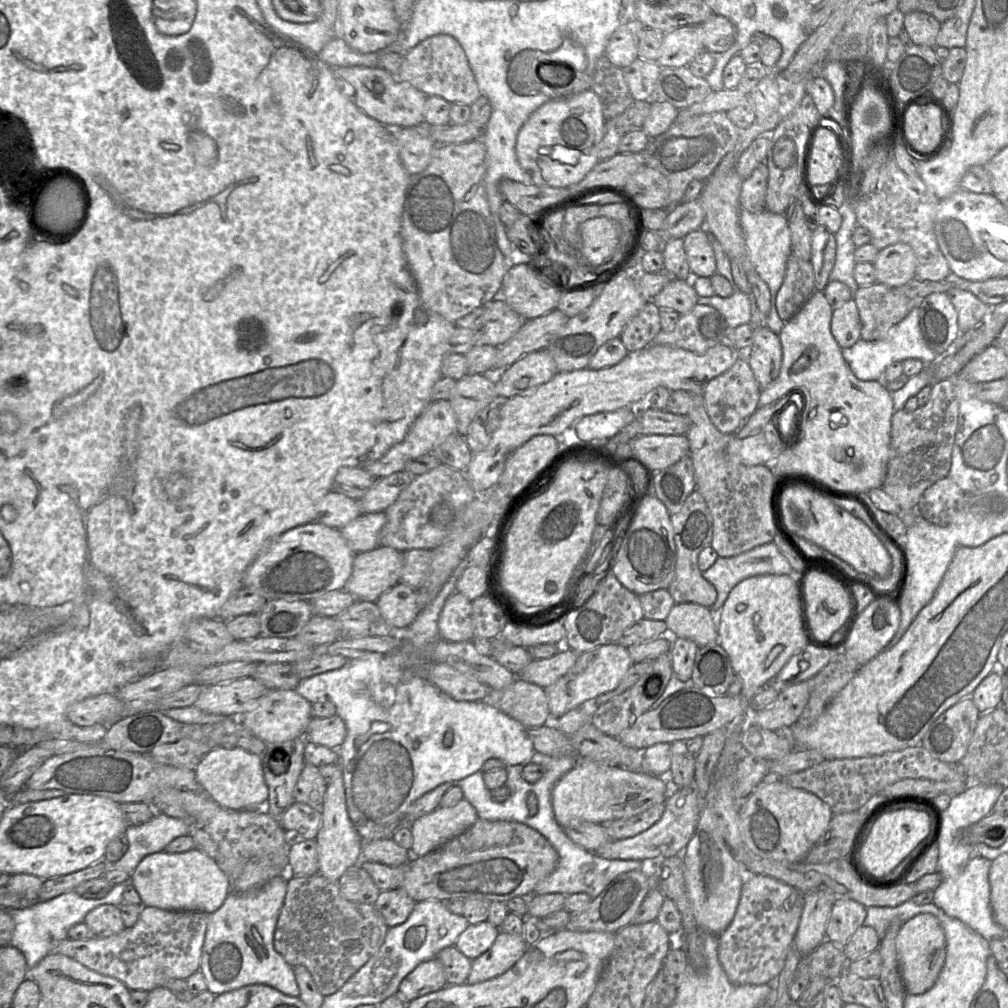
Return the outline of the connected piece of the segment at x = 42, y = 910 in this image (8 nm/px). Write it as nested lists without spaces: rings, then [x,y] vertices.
[[[130,879],[129,882],[113,886],[108,894],[100,899],[86,899],[74,891],[69,891],[48,901],[34,903],[32,906],[24,909],[8,909],[8,913],[15,922],[14,933],[9,945],[23,953],[28,970],[35,967],[51,953],[59,941],[69,939],[67,935],[70,927],[84,922],[85,916],[92,909],[105,904],[119,906],[123,903],[123,892],[129,883]]]

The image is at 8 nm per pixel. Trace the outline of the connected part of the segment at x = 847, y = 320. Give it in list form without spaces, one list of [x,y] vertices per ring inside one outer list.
[[[854,298],[834,309],[831,318],[831,332],[838,345],[844,349],[853,346],[859,339],[861,322]]]

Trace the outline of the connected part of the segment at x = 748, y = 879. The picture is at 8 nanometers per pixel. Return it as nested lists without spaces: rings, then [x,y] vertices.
[[[745,875],[734,918],[718,935],[718,959],[733,984],[767,984],[780,973],[803,908],[804,895],[793,886],[767,875]]]

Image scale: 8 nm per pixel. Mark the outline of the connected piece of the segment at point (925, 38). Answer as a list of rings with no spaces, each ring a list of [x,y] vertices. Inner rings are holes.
[[[910,12],[904,15],[903,28],[915,45],[935,46],[941,23],[925,12]]]

